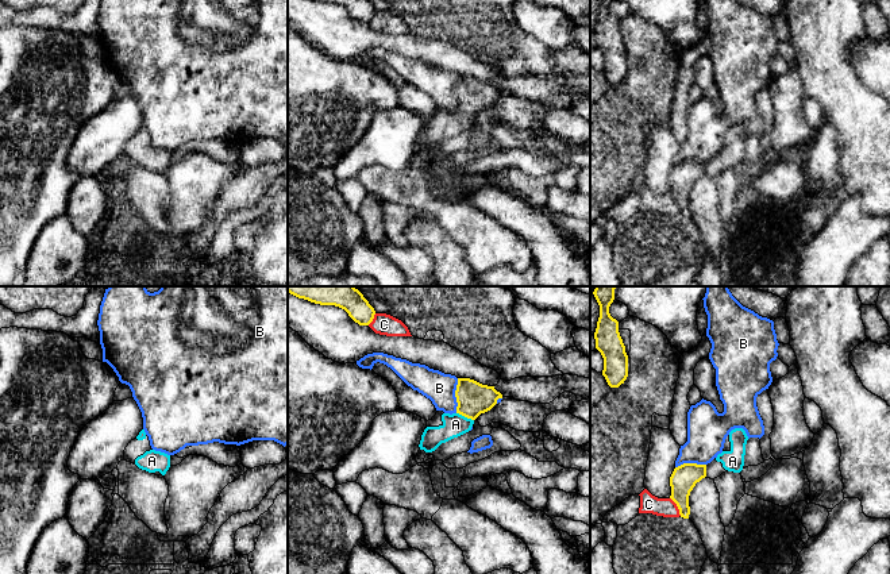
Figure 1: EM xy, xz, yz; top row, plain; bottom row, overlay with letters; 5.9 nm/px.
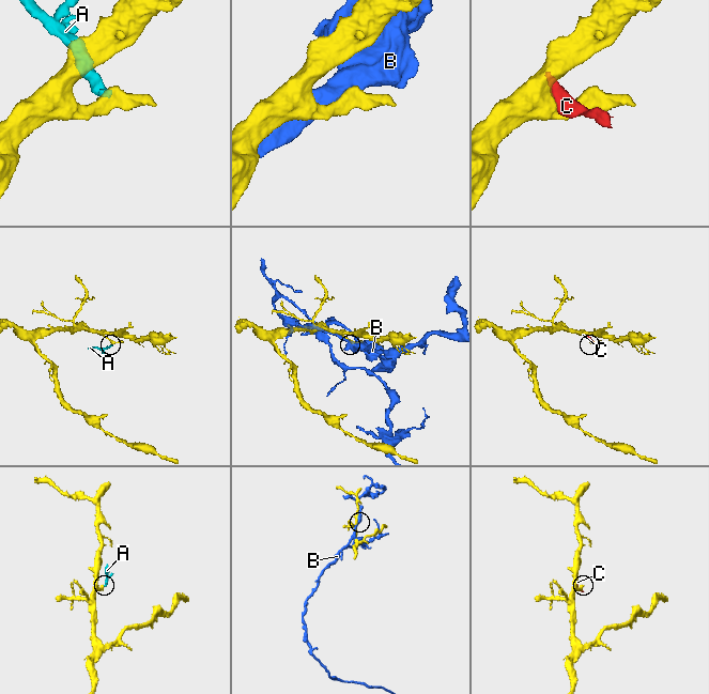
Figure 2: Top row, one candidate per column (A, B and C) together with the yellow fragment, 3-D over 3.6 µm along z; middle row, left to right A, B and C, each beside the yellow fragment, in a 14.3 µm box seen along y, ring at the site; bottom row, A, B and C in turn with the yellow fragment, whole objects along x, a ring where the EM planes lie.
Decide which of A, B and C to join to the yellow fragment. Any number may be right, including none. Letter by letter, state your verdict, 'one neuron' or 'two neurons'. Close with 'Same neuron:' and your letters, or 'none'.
A: one neuron
B: two neurons
C: two neurons
Same neuron: A

